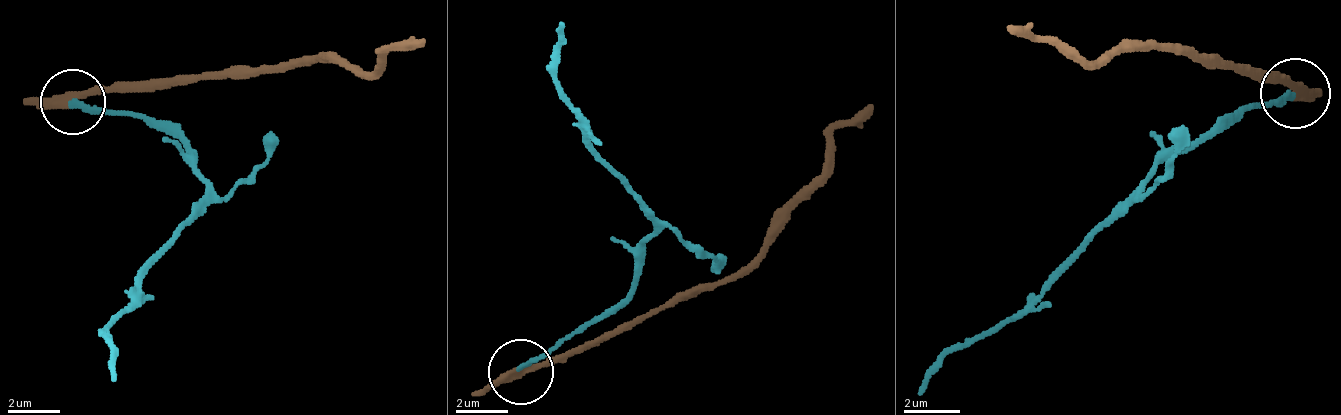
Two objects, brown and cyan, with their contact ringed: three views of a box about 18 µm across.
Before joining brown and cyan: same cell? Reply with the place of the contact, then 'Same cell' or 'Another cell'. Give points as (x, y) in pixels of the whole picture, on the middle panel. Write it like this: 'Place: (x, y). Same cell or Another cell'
Place: (520, 371). Another cell

